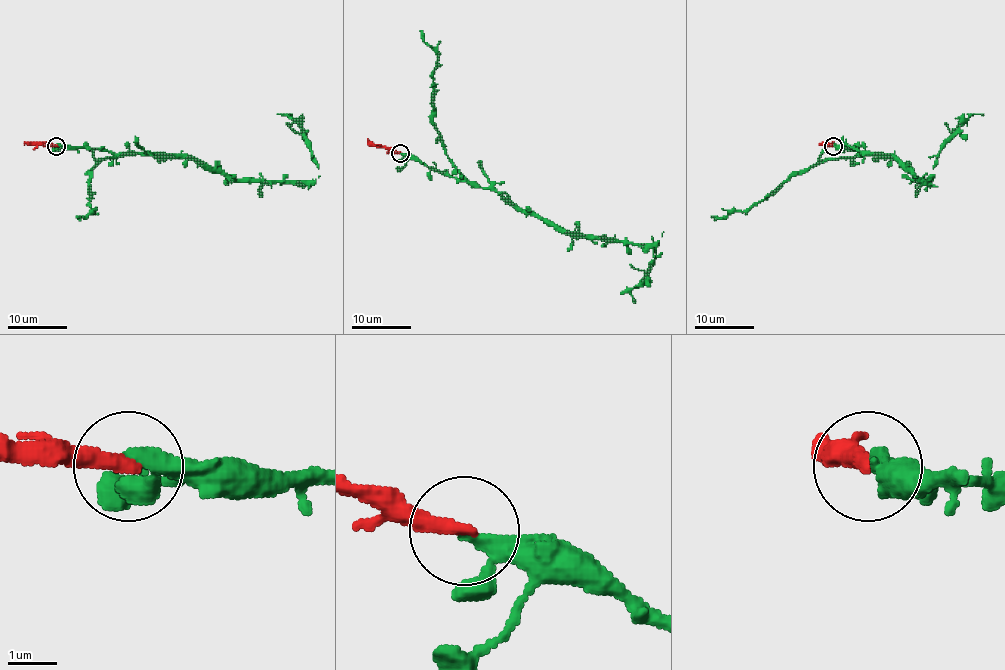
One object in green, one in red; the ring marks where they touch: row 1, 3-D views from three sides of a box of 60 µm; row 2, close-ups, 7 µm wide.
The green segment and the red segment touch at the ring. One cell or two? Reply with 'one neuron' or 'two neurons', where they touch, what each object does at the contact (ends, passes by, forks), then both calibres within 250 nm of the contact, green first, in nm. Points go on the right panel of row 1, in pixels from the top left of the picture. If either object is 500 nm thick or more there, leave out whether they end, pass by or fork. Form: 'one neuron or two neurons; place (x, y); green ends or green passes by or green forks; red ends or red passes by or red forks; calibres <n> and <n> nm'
one neuron; place (833, 146); green passes by; red ends; calibres 280 and 340 nm

